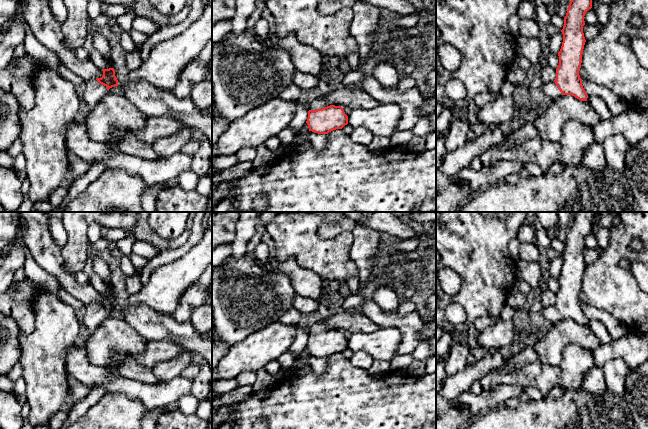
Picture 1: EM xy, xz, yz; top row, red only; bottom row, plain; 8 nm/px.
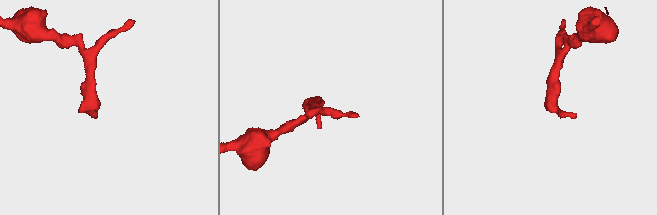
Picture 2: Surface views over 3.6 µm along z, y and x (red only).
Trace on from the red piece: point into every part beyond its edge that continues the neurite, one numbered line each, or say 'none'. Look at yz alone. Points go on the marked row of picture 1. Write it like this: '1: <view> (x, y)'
1: yz (551, 92)

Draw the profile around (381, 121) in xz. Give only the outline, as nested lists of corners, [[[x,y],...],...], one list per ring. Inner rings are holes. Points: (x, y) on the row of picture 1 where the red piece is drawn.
[[[378,104],[372,109],[352,109],[348,124],[353,128],[365,128],[374,136],[391,137],[402,114],[396,104]]]

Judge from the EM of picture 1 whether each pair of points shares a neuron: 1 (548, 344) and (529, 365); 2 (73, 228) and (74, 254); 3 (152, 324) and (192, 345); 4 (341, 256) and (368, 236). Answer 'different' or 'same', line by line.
1: different
2: same
3: same
4: different

